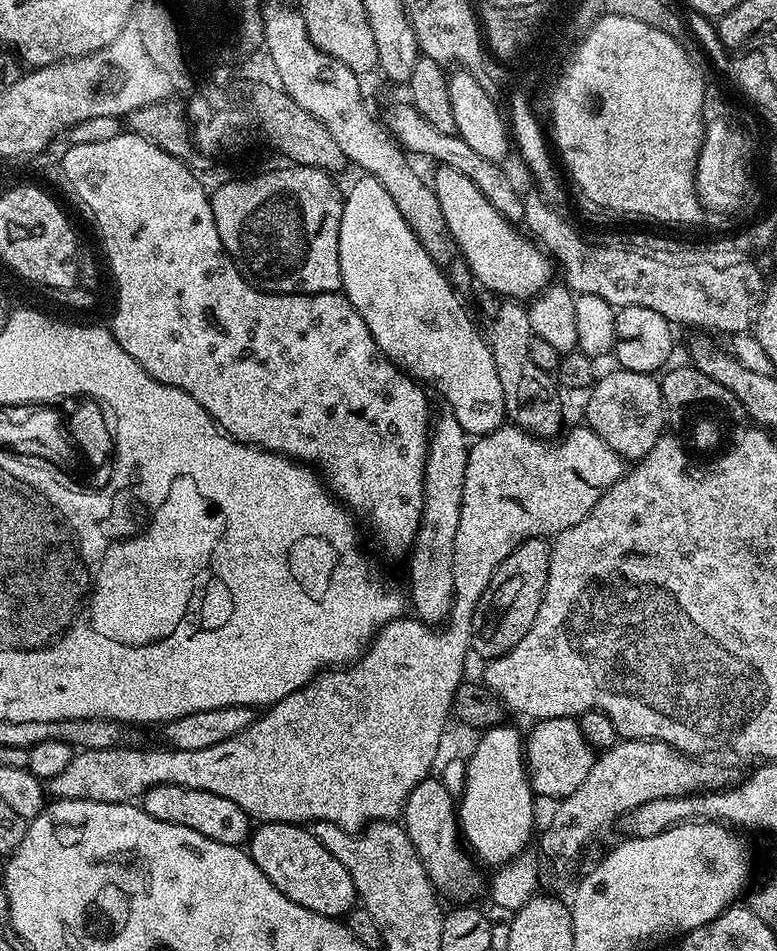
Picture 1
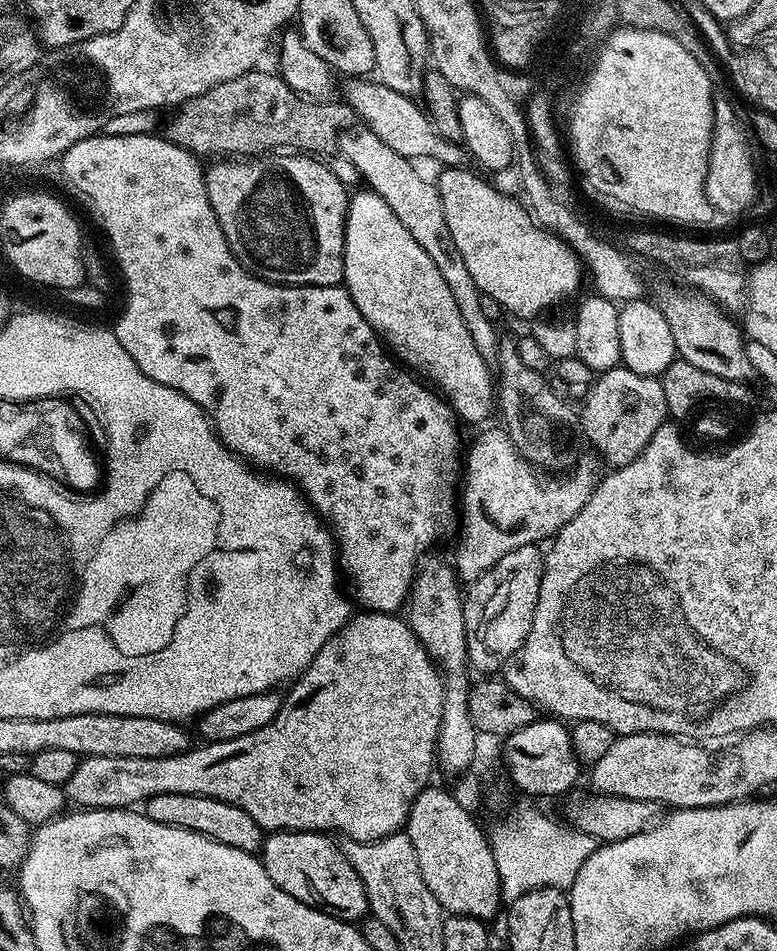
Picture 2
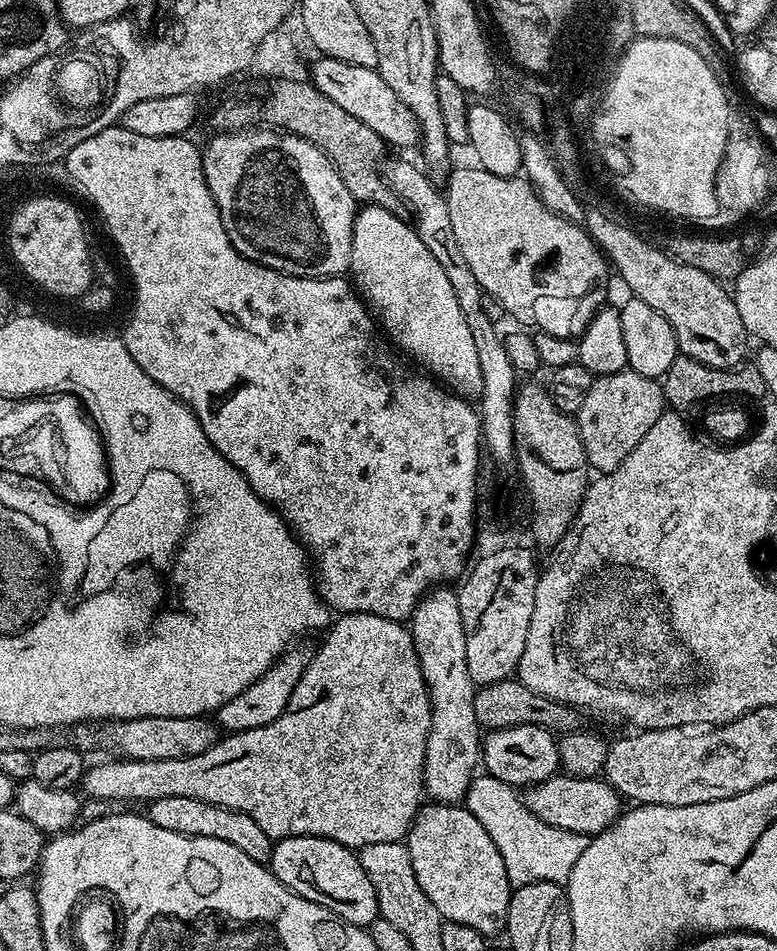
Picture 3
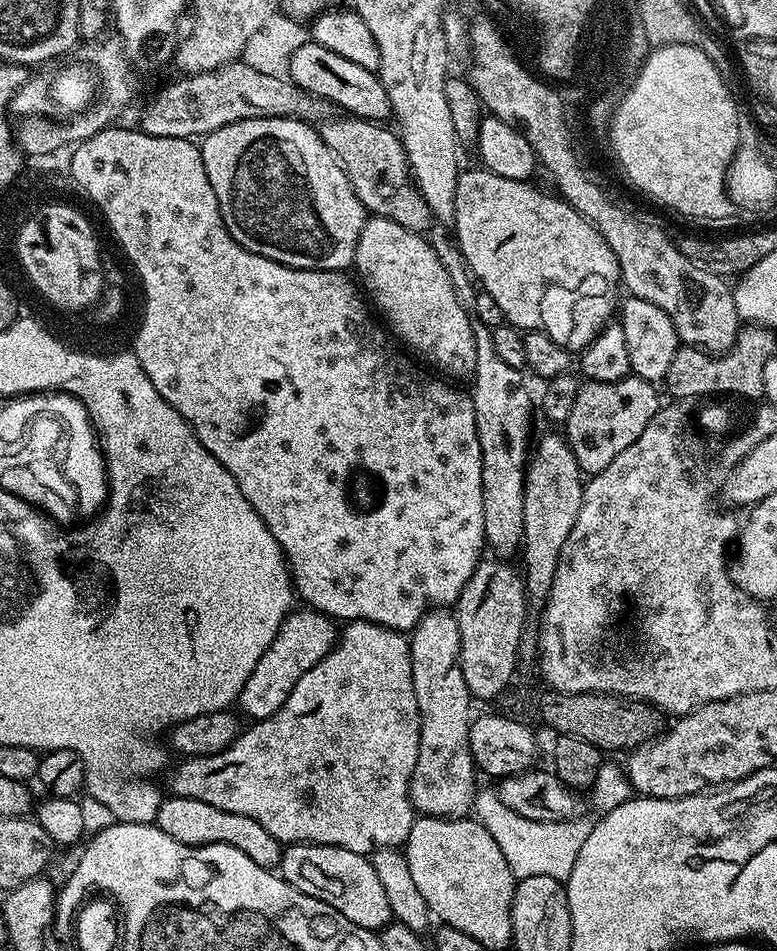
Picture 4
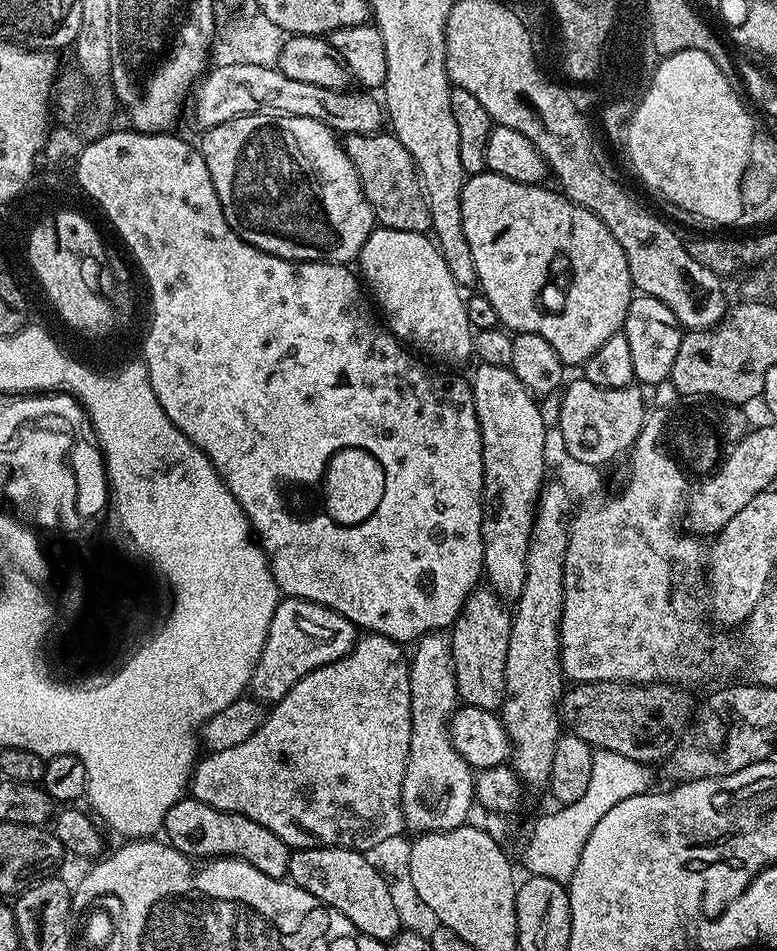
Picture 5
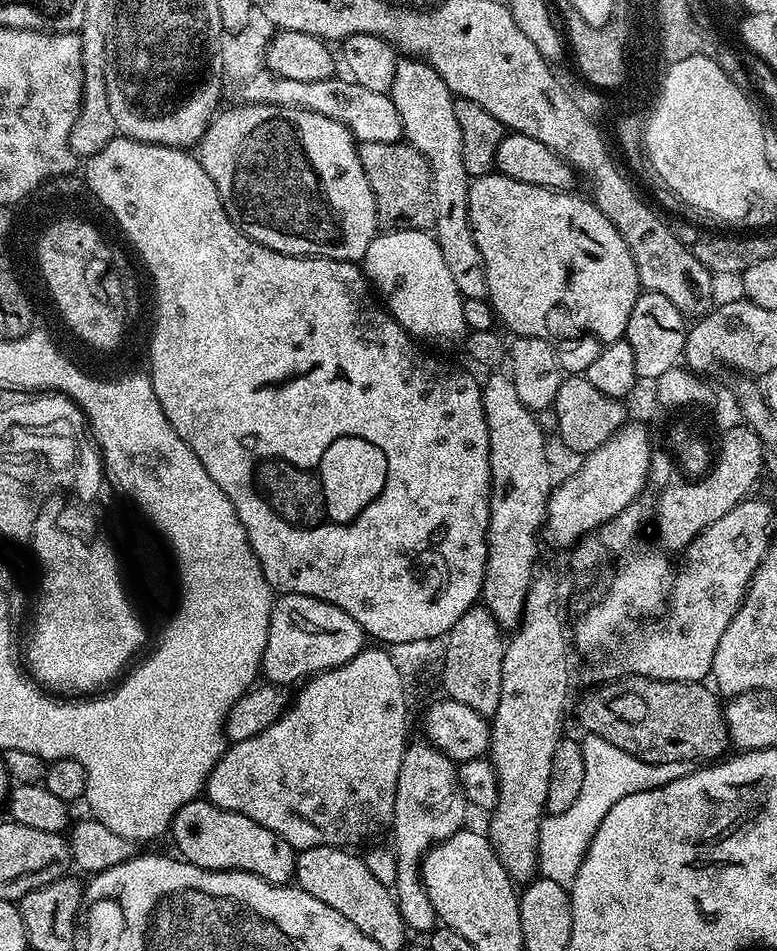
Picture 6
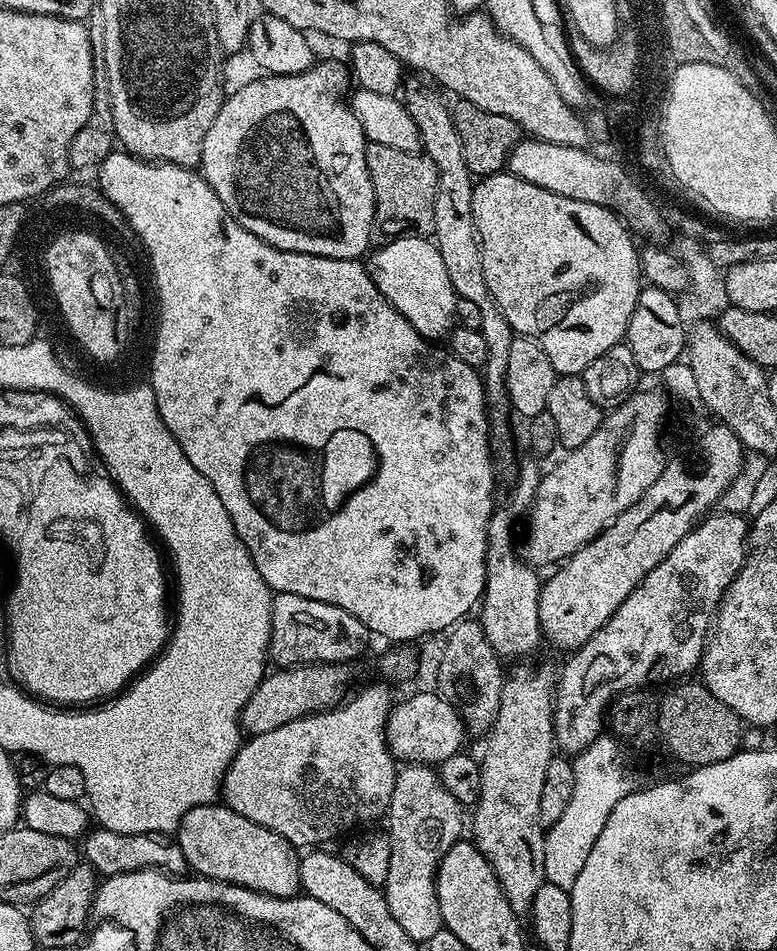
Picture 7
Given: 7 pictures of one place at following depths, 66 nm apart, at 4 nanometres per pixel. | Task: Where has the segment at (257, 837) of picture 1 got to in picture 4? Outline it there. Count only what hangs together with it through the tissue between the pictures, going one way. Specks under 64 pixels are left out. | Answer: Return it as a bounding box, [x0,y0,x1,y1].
[278,844,393,930]

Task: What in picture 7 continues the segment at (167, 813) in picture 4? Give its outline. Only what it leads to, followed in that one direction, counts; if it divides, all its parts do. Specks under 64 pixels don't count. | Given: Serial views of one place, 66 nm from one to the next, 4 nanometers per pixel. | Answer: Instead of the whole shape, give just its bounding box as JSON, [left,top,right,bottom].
[174,803,301,898]

